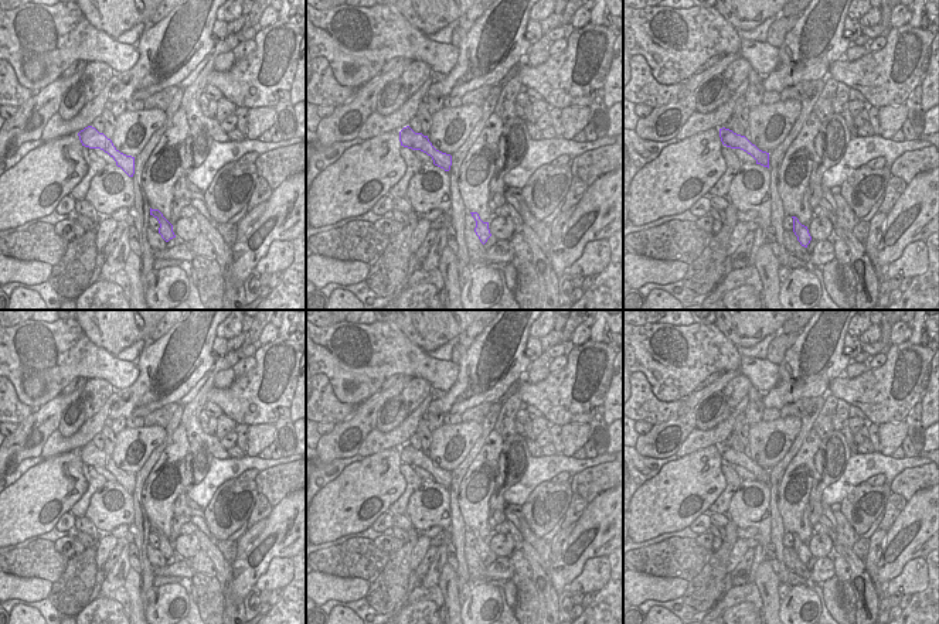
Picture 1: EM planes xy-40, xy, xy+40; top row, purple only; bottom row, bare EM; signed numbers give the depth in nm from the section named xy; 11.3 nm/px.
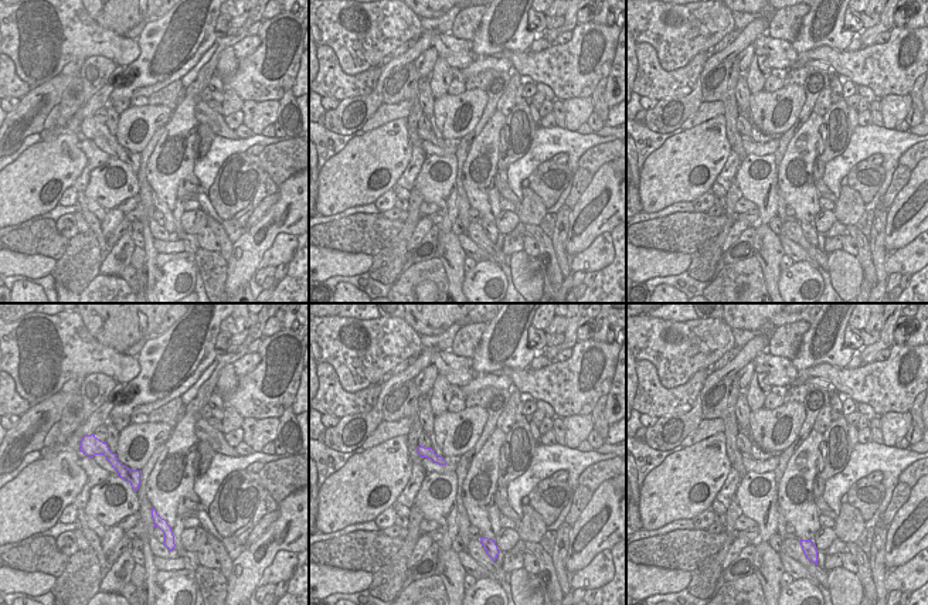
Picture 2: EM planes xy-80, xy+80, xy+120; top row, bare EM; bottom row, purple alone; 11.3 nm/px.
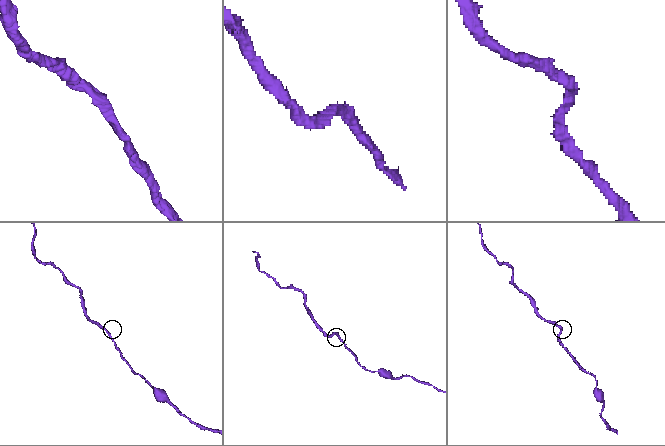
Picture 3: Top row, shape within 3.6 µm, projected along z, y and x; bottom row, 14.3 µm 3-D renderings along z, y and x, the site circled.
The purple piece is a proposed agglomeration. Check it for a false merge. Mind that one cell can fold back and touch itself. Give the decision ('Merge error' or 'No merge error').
No merge error

